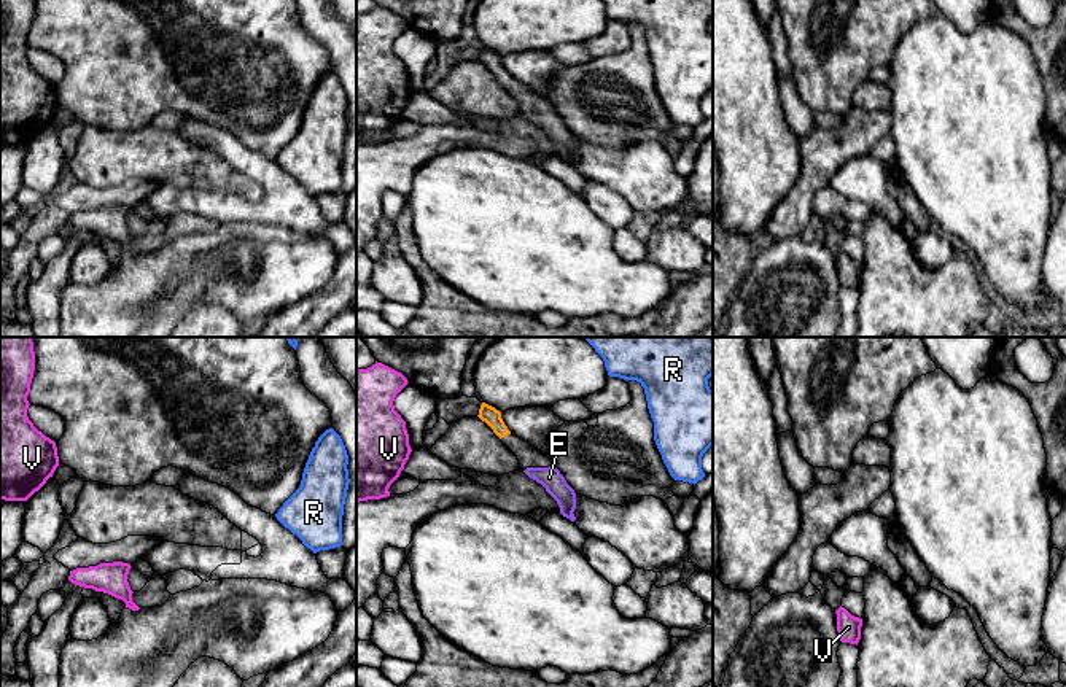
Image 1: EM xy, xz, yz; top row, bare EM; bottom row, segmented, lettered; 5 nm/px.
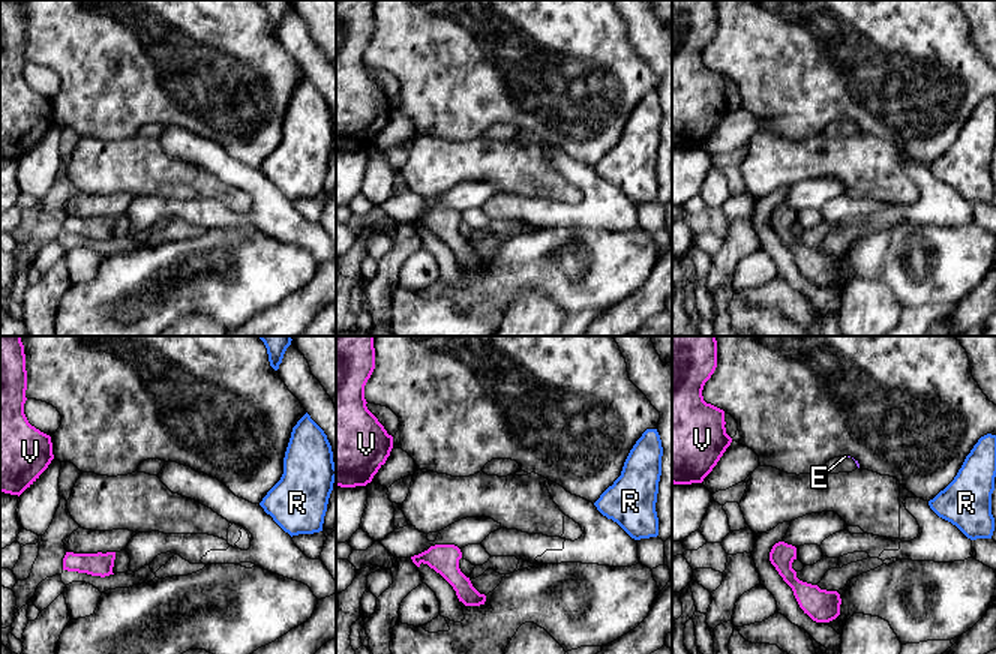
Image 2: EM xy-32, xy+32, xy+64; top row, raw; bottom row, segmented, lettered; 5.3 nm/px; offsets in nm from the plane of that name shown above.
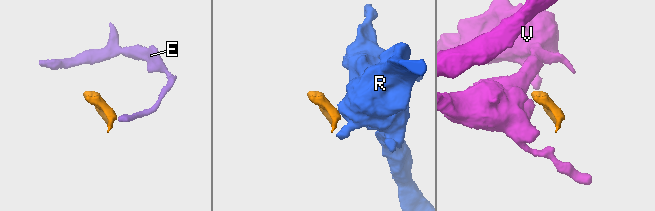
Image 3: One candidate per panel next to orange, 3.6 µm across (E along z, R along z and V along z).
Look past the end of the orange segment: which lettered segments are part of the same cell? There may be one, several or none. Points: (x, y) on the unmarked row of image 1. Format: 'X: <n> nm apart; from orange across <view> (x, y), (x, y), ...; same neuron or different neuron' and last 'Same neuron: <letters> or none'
E: 200 nm apart; from orange across xz (509, 77), (527, 112); same neuron
R: 550 nm apart; from orange across xz (509, 75), (608, 18); different neuron
V: 360 nm apart; from orange across xz (478, 59), (408, 78); different neuron
Same neuron: E

